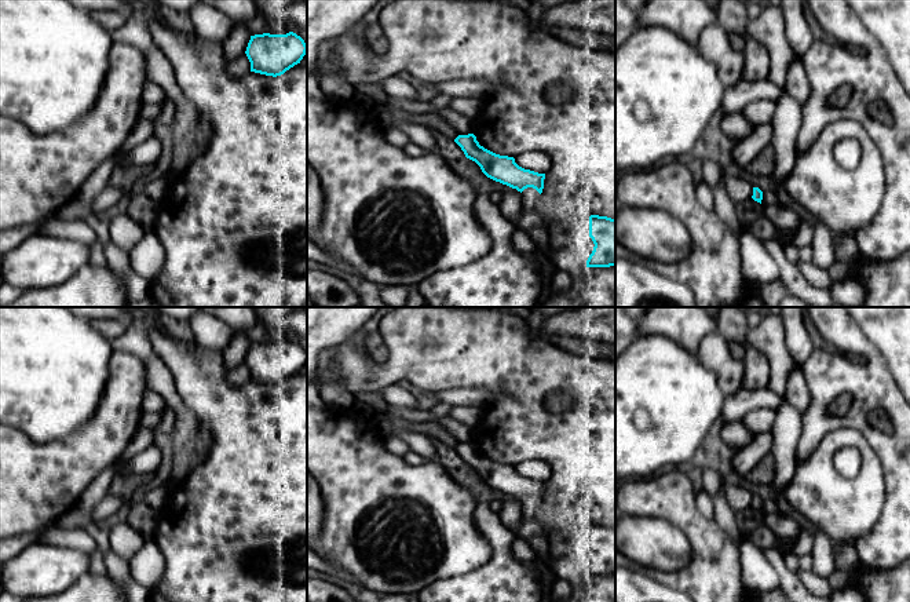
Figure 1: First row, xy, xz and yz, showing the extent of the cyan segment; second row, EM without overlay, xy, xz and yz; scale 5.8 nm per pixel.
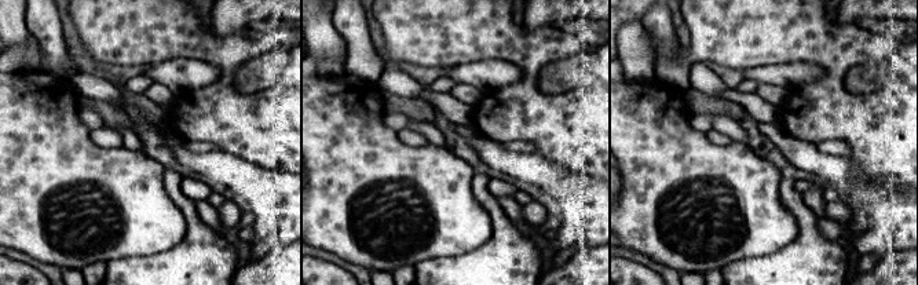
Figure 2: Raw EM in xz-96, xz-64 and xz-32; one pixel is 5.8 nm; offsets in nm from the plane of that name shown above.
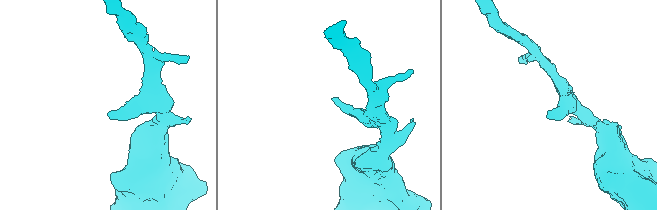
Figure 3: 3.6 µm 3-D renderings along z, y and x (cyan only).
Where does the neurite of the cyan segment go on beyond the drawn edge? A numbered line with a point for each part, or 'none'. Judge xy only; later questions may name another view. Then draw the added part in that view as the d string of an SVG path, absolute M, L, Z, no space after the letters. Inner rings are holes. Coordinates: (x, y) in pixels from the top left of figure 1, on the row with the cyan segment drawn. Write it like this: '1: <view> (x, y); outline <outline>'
none

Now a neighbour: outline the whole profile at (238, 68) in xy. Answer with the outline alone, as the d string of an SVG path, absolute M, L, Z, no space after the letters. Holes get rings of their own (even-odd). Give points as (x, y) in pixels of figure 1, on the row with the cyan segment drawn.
M242 54L241 56L231 61L229 63L229 72L235 79L241 79L241 77L246 76L251 72L251 62L249 62L246 54Z

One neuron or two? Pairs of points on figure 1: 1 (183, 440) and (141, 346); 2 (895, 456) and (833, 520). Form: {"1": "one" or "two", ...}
{"1": "one", "2": "two"}

